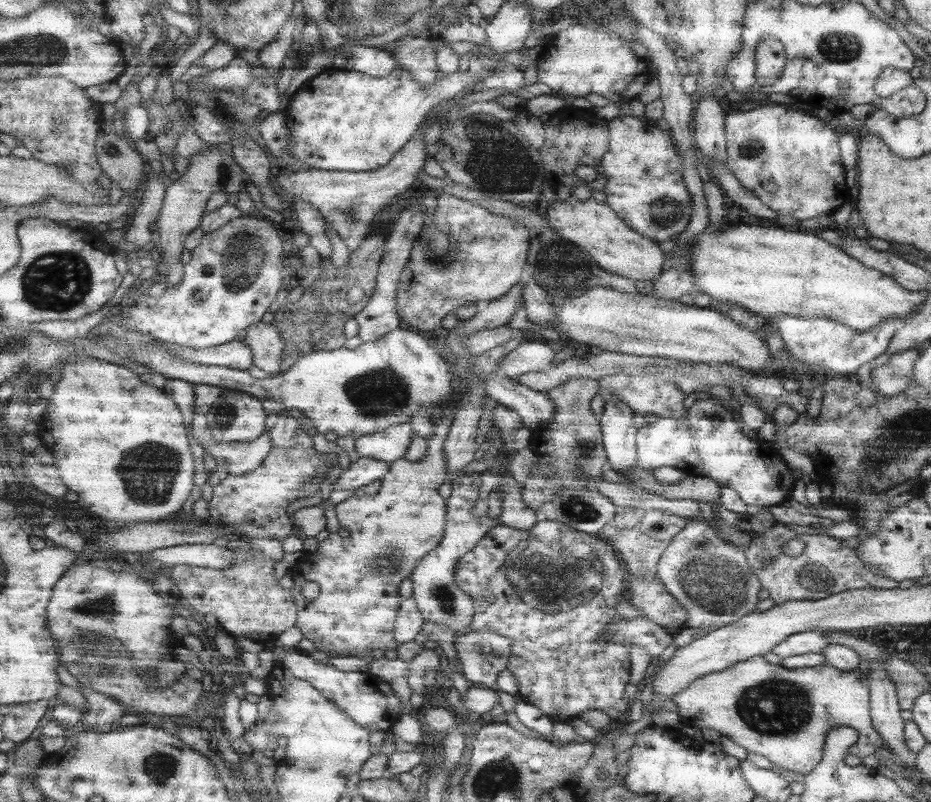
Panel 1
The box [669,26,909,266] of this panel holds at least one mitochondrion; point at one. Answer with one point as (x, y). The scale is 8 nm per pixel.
(840, 48)

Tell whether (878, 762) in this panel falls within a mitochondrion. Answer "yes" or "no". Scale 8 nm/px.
no

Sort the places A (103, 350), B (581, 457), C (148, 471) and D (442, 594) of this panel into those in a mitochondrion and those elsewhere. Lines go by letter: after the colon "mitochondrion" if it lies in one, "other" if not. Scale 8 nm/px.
A: other
B: mitochondrion
C: mitochondrion
D: mitochondrion

